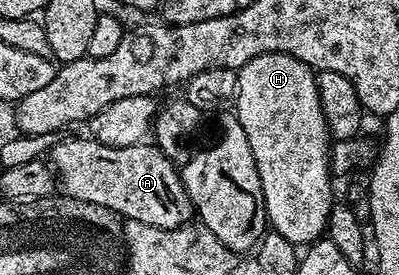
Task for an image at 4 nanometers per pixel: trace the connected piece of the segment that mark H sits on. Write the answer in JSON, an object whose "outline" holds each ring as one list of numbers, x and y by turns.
{"outline":[[279,51,252,57,237,72,236,114,256,157,269,226,295,245,316,243,327,234,336,196,330,188,332,140,320,109,315,72]]}

